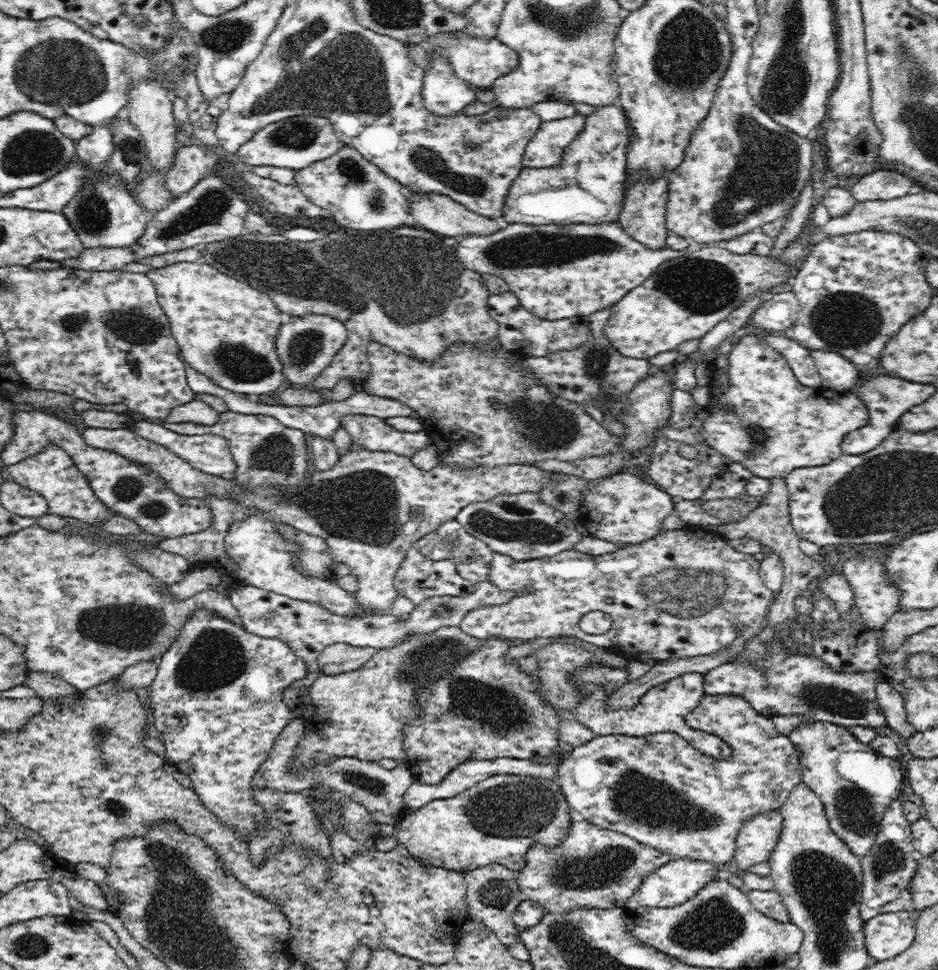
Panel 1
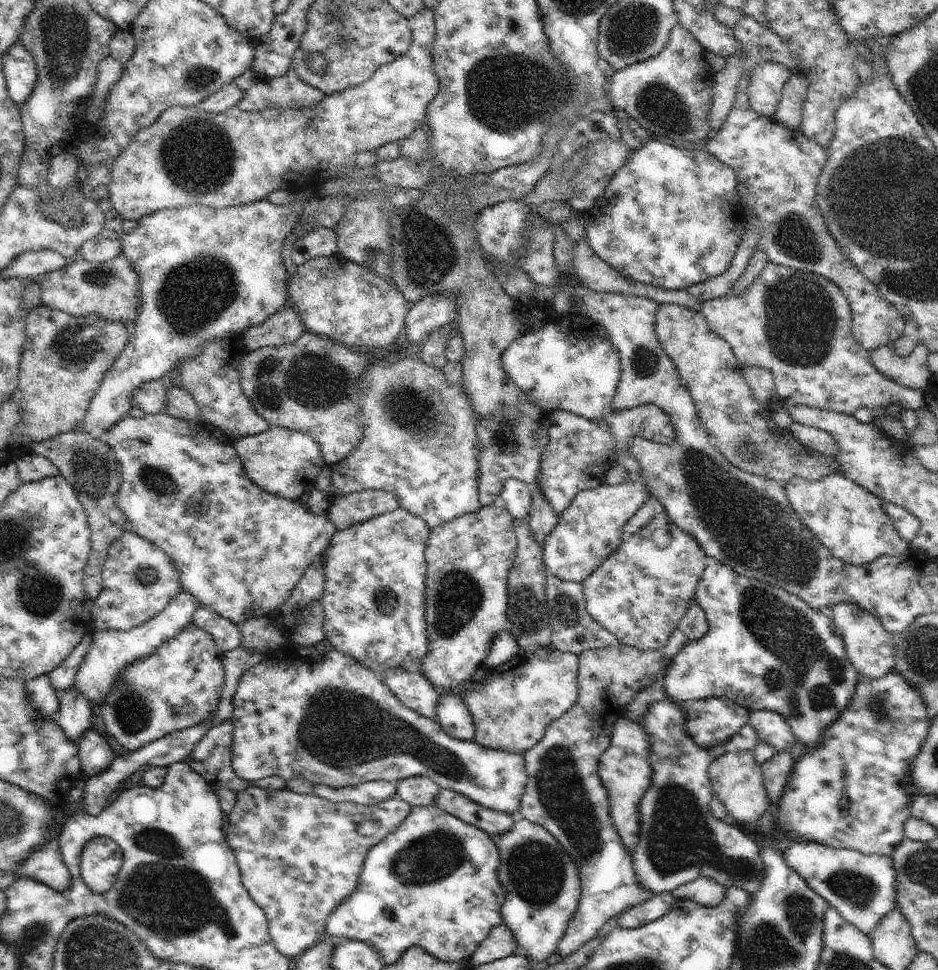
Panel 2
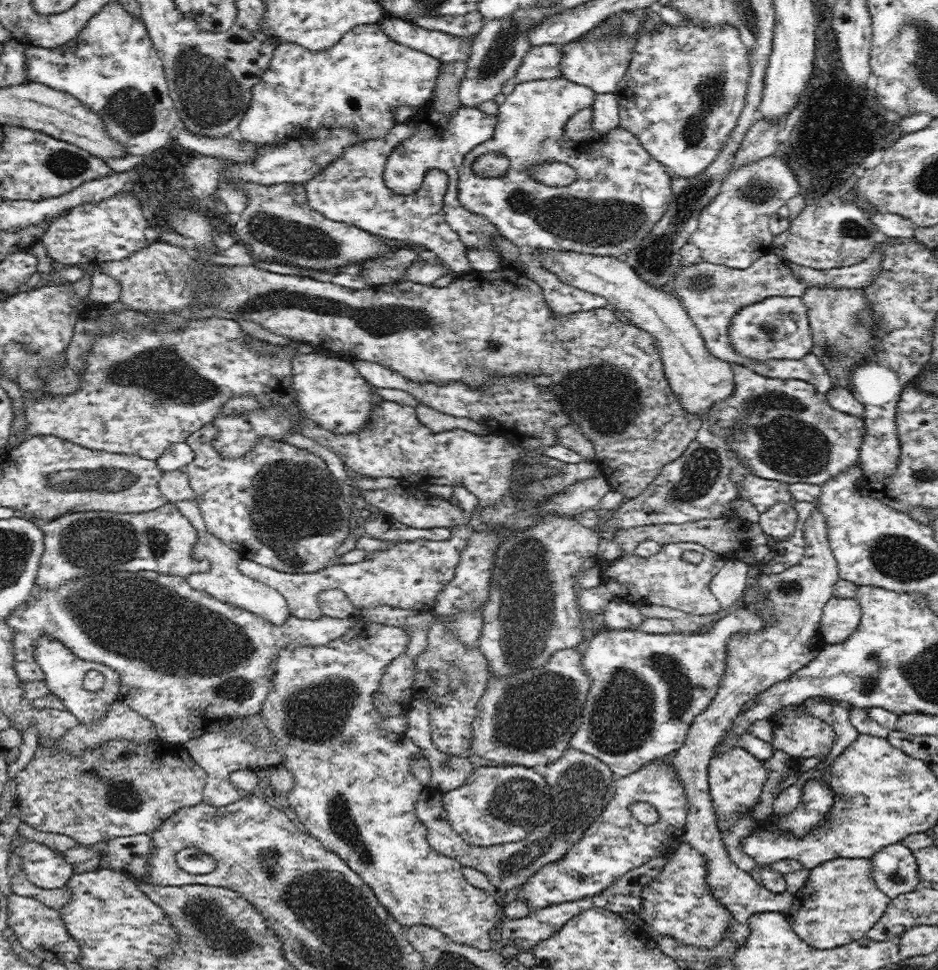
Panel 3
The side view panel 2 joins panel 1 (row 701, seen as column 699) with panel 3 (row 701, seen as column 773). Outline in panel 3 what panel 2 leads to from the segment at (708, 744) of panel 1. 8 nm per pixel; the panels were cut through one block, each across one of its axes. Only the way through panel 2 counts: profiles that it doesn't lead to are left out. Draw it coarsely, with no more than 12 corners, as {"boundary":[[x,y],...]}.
{"boundary":[[743,610],[698,633],[606,629],[570,746],[615,781],[684,744]]}

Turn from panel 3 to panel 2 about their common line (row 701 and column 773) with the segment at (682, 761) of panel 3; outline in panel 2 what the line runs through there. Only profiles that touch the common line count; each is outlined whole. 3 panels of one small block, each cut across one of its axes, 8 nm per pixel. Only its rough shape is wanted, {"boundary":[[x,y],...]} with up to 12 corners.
{"boundary":[[772,710],[754,711],[748,725],[775,752],[796,744],[786,718]]}

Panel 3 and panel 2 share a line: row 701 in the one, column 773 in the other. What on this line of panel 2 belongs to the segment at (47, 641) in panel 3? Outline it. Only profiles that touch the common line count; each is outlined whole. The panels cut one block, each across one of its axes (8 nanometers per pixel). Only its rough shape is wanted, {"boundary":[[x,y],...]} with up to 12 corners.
{"boundary":[[764,62],[744,93],[751,108],[772,116],[792,75],[786,65]]}

